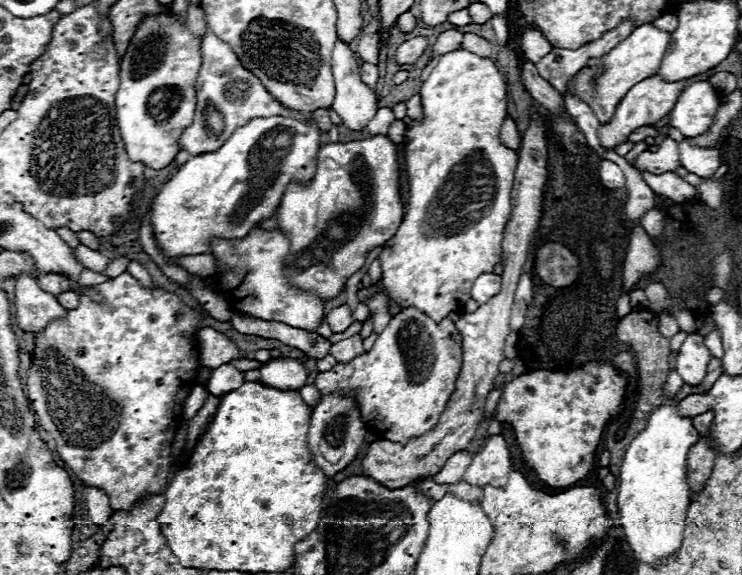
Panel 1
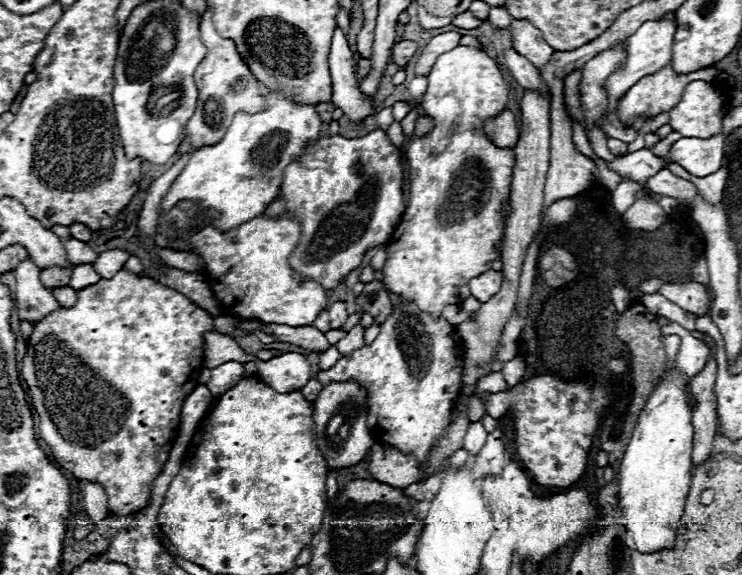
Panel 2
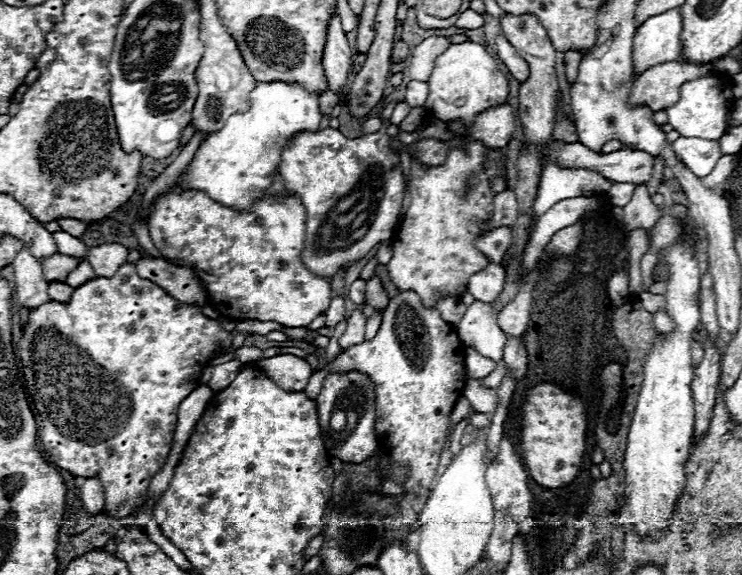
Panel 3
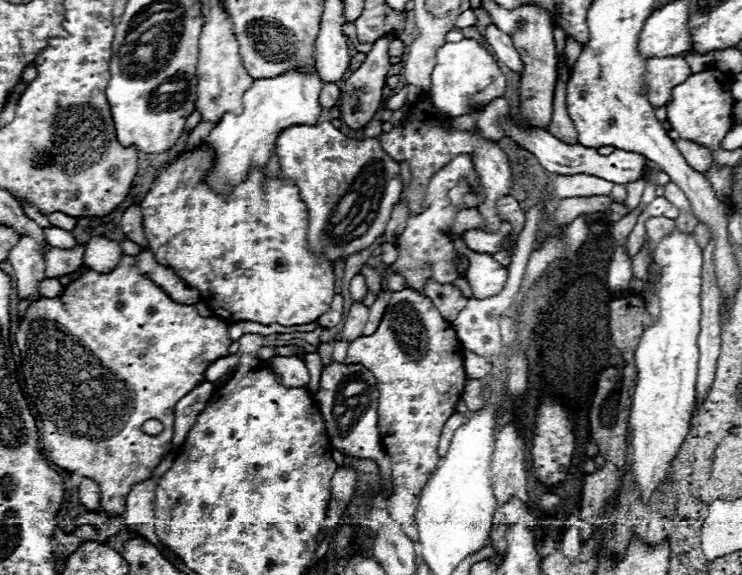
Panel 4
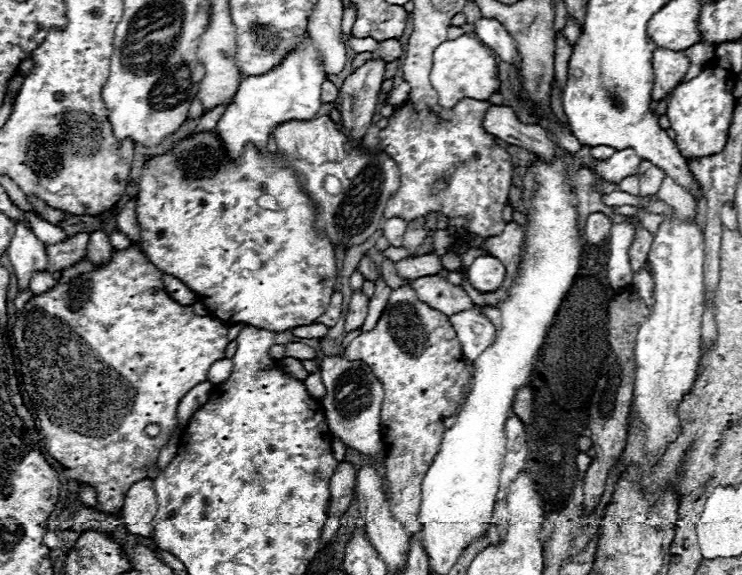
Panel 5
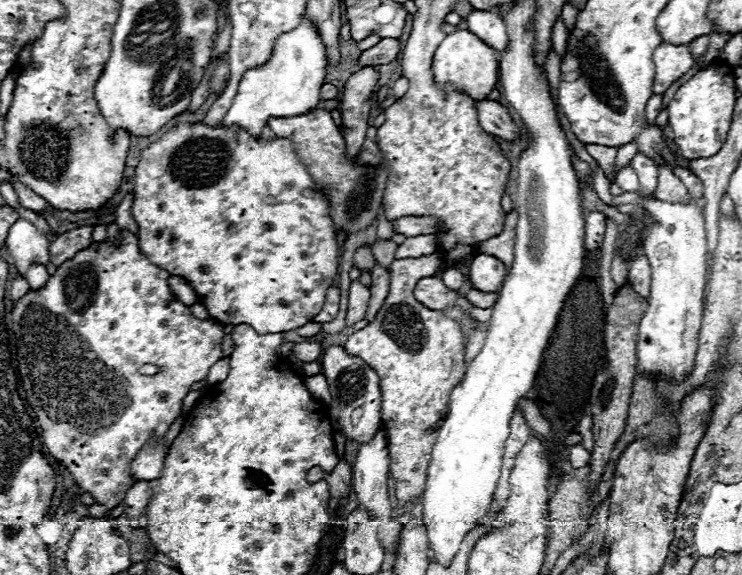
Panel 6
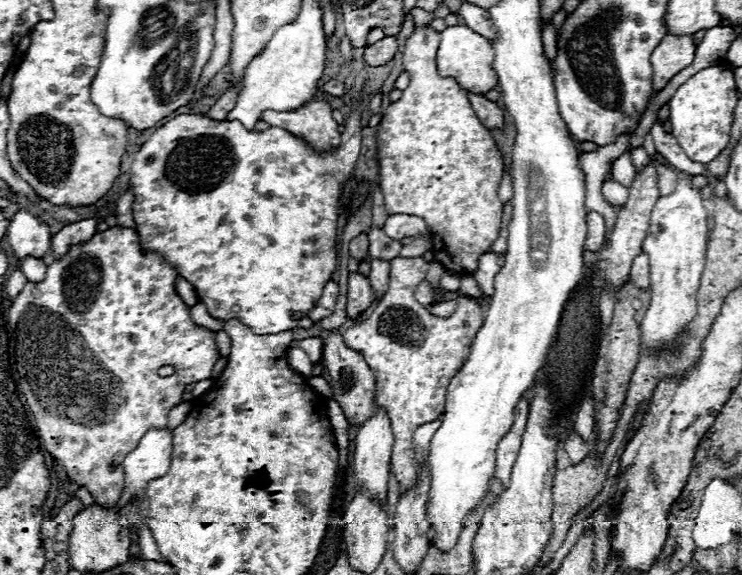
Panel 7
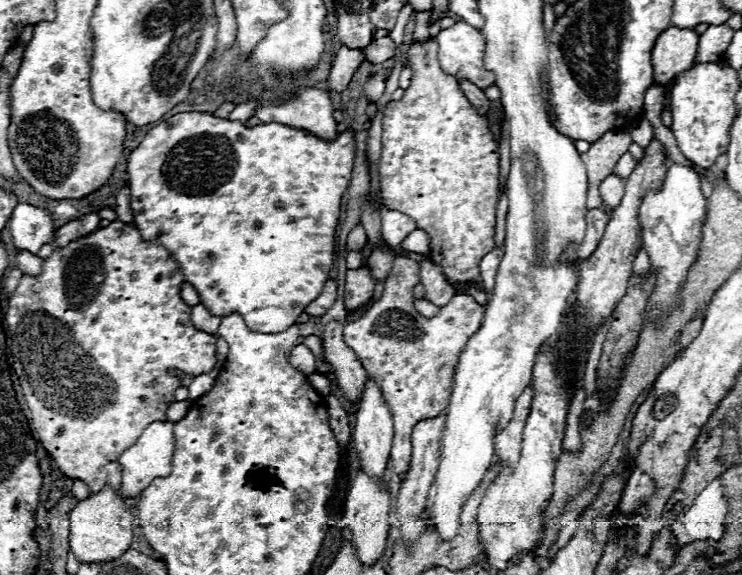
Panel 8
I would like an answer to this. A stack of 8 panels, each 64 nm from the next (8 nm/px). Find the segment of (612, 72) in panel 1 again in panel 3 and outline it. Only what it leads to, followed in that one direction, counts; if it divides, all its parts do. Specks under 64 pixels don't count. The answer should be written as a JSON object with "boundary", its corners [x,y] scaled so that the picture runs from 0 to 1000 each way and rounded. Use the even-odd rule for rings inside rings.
{"boundary":[[[914,14],[900,17],[895,24],[873,31],[854,59],[852,73],[852,108],[854,108],[854,136],[860,136],[873,118],[903,108],[914,101],[919,31]]]}

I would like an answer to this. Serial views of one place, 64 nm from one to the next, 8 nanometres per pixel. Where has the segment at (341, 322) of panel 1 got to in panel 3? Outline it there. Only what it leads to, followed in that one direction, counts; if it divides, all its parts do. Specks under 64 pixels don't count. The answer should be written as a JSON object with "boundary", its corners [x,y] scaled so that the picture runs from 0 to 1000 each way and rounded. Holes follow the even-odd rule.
{"boundary":[[[450,518],[439,539],[439,567],[450,570],[464,557],[464,518]]]}

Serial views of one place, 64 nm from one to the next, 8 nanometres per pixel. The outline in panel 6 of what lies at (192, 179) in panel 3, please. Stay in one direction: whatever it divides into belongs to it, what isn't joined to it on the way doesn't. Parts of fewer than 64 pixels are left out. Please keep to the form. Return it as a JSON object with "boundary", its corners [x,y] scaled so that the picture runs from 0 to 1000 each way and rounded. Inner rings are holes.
{"boundary":[[[410,31],[407,42],[372,70],[367,101],[353,115],[332,125],[321,160],[296,219],[321,219],[342,240],[353,240],[353,223],[364,205],[391,205],[423,191],[431,181],[431,150],[439,132],[439,87],[426,49]]]}

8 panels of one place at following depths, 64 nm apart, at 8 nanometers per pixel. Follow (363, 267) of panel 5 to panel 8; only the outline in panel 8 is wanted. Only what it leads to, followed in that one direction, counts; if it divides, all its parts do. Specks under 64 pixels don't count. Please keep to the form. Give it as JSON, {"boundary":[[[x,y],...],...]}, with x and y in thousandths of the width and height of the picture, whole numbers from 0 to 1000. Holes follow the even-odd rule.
{"boundary":[[[480,393],[472,407],[469,407],[469,431],[472,435],[488,435],[493,424],[493,403],[488,393]]]}

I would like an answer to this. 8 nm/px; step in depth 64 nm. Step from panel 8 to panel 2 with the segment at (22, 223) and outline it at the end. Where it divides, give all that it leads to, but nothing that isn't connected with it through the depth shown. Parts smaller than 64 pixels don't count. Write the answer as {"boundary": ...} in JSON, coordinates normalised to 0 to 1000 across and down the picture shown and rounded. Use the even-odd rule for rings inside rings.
{"boundary":[[[38,449],[32,452],[22,470],[22,504],[19,504],[19,525],[24,536],[27,557],[38,560],[51,560],[67,543],[78,539],[81,529],[70,515],[65,501],[57,497],[54,490],[54,466]]]}

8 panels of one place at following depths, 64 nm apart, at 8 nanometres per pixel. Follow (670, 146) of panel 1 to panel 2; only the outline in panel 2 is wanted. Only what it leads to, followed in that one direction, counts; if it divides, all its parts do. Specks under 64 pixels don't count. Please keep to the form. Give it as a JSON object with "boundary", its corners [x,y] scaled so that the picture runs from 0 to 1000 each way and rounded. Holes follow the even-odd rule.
{"boundary":[[[868,257],[868,261],[852,264],[852,268],[838,268],[827,282],[822,282],[819,289],[825,296],[830,296],[838,310],[849,306],[854,317],[871,320],[871,310],[876,310],[876,306],[887,303],[889,296],[895,296],[900,282],[903,282],[900,268],[887,275],[873,257]]]}

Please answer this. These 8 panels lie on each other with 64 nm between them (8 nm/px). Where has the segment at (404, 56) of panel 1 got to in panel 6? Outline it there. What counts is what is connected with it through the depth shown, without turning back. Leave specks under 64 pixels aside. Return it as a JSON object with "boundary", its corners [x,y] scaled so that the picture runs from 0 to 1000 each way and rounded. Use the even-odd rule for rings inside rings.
{"boundary":[[[515,66],[504,83],[491,87],[485,94],[482,111],[485,115],[493,115],[493,111],[512,115],[512,111],[523,111],[523,108],[534,104],[536,94],[539,94],[539,73],[534,66]]]}

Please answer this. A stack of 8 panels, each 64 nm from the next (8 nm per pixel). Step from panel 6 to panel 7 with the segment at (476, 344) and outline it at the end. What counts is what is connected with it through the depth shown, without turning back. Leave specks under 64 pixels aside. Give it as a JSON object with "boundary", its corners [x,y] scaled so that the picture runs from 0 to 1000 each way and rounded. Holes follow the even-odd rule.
{"boundary":[[[604,522],[604,525],[588,529],[588,532],[577,532],[577,539],[580,539],[585,550],[606,550],[606,546],[612,546],[612,539],[615,539],[615,522]]]}

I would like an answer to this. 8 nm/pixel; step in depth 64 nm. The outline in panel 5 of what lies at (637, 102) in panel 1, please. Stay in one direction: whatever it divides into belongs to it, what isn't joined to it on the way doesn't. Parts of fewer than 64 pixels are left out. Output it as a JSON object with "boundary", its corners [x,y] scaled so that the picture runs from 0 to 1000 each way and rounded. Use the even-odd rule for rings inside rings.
{"boundary":[[[881,87],[879,97],[879,118],[881,118],[881,150],[876,170],[889,177],[895,174],[914,143],[927,125],[927,101],[922,90],[898,90],[898,87]]]}

